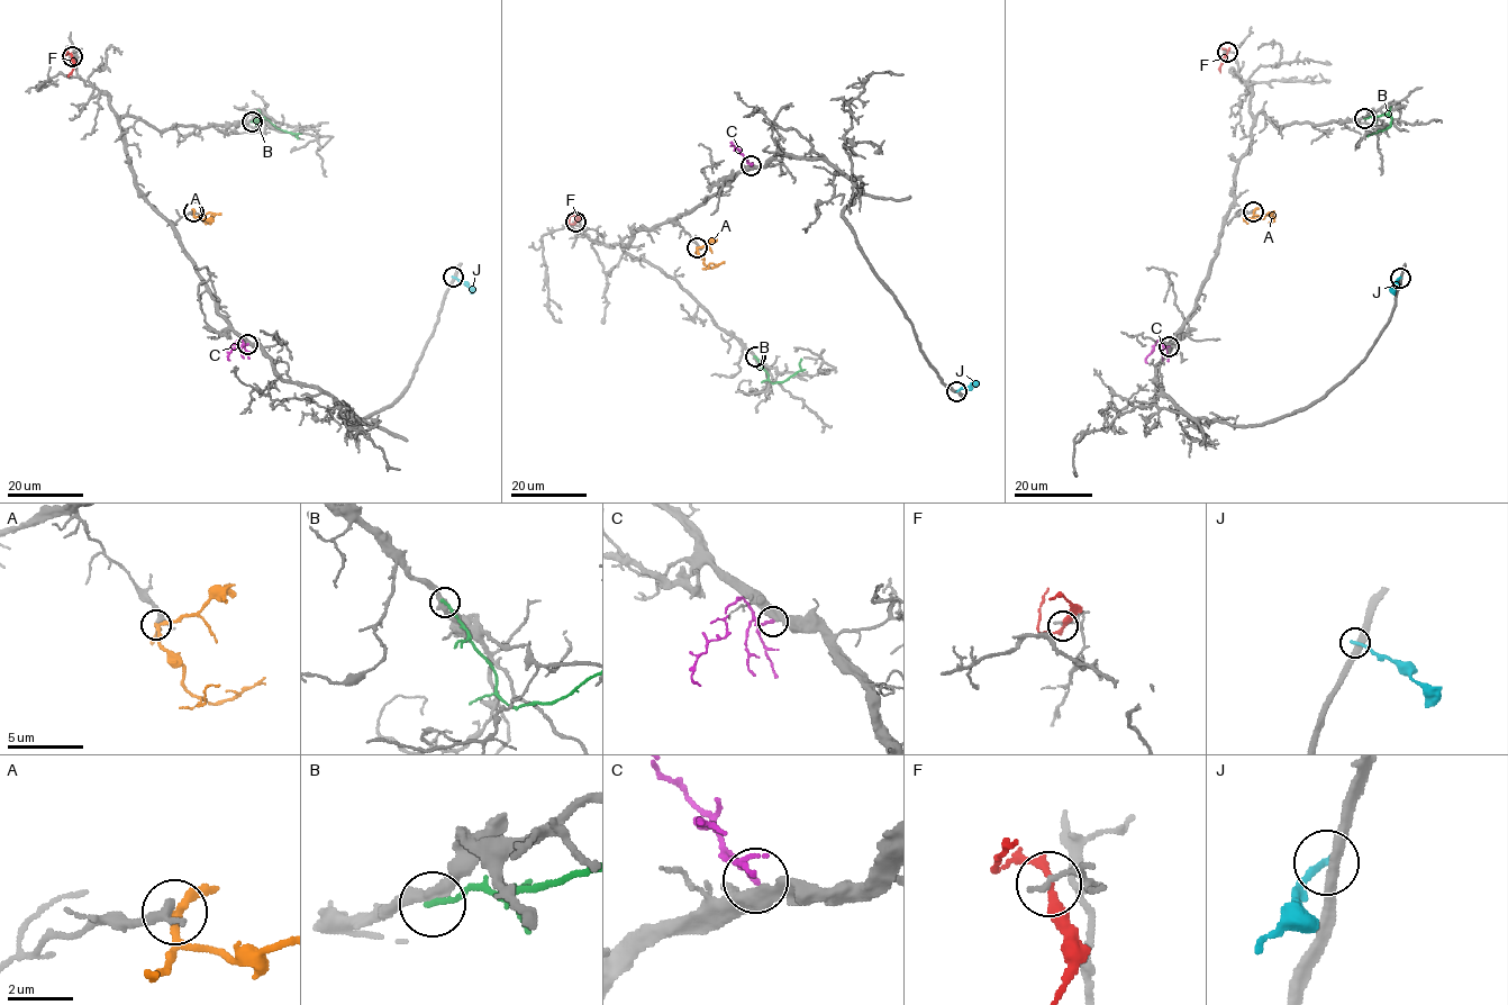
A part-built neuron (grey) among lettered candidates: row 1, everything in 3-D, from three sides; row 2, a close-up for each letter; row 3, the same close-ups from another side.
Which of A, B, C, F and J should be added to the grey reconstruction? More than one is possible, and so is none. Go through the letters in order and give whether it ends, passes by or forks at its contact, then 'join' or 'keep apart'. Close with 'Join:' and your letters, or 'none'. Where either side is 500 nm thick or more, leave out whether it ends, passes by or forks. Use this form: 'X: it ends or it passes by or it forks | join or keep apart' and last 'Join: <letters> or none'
A: it forks | keep apart
B: it ends | keep apart
C: it ends | join
F: it passes by | join
J: it ends | keep apart
Join: C, F

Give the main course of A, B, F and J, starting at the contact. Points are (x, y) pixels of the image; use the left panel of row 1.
A: (193, 213), (194, 217), (220, 214)
B: (252, 121), (264, 117), (280, 128), (296, 133), (298, 139)
F: (71, 56), (73, 69), (69, 77)
J: (453, 277), (464, 281), (473, 292)

